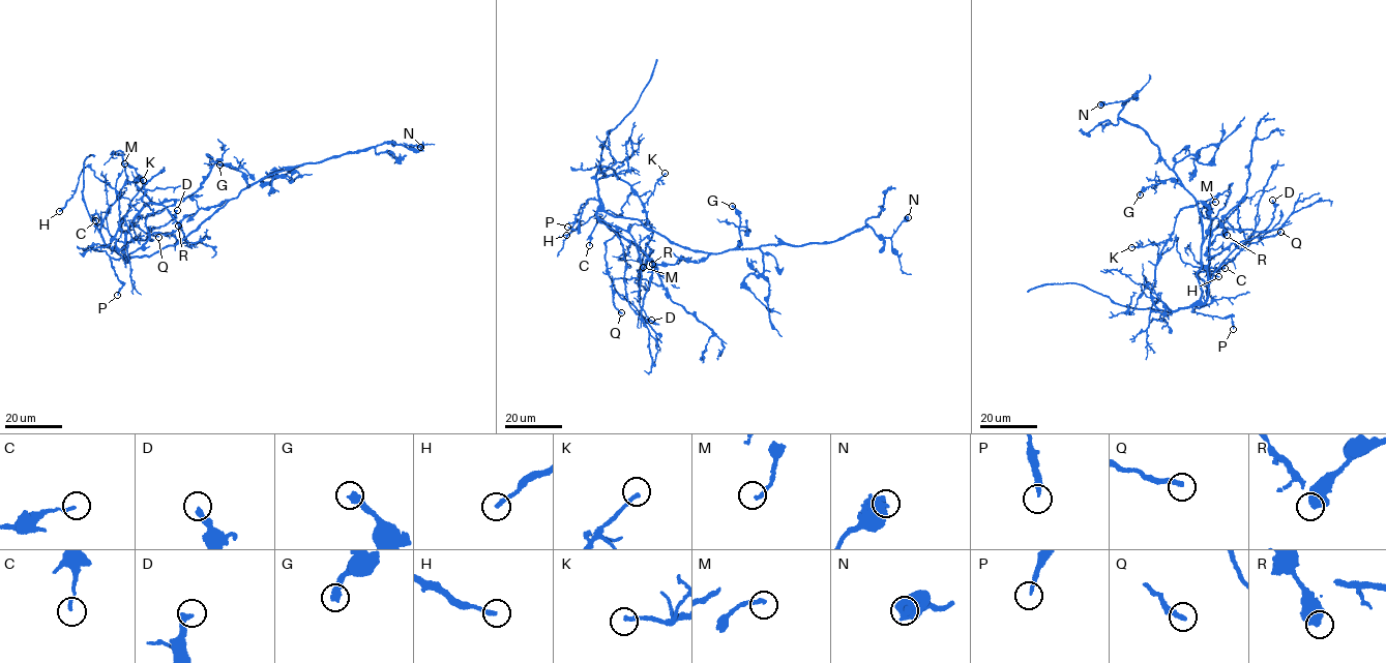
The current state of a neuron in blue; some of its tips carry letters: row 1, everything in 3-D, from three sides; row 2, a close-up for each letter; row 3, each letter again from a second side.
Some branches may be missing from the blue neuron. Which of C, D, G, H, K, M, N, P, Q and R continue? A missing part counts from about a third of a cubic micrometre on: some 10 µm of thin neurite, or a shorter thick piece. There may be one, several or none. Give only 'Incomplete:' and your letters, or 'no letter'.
Incomplete: no letter

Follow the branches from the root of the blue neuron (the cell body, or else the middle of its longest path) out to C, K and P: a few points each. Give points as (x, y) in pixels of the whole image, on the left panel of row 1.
C: (186, 237), (149, 255), (126, 260), (124, 243), (110, 235), (95, 213), (92, 217), (95, 220)
K: (186, 237), (145, 257), (122, 255), (104, 242), (99, 232), (101, 221), (116, 193), (127, 182), (143, 180)
P: (186, 237), (149, 255), (111, 258), (112, 267), (122, 283), (117, 295)

